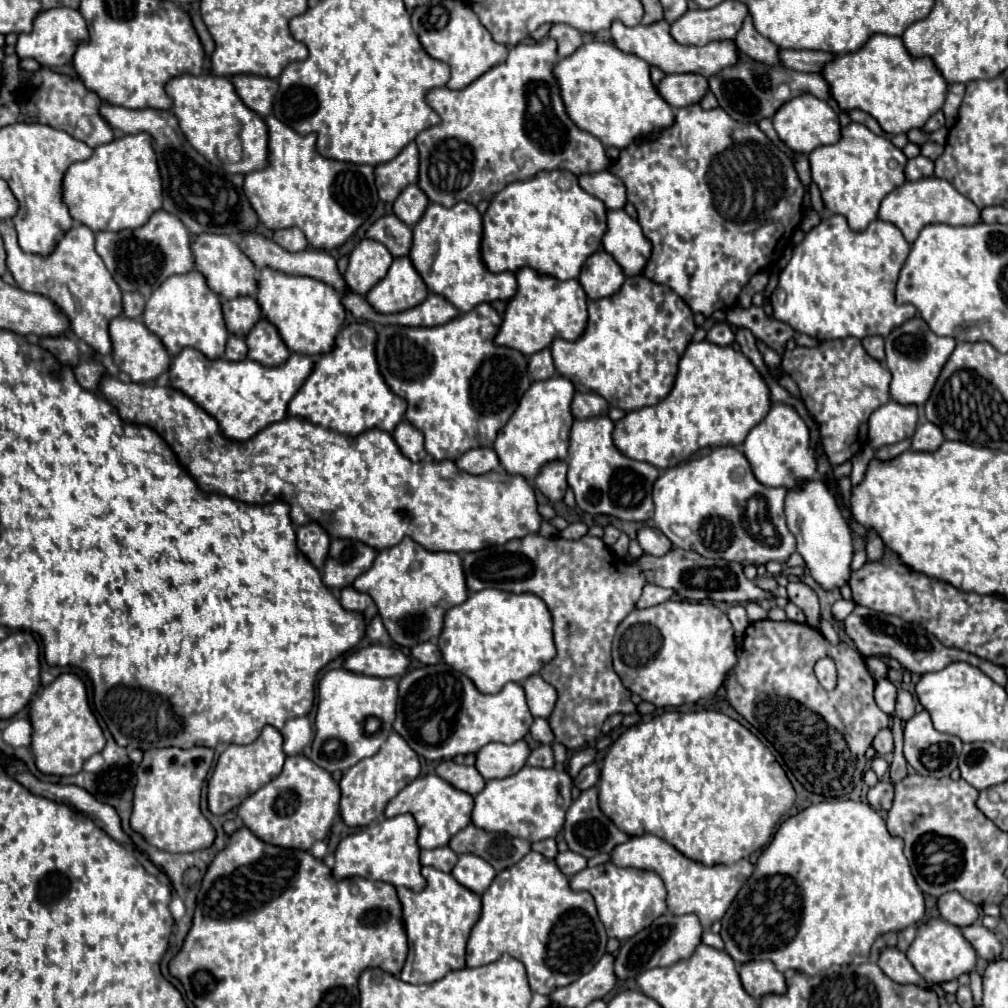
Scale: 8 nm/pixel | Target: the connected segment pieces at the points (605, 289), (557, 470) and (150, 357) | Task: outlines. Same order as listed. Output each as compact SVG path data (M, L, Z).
M596 252L584 262L578 282L590 300L600 300L620 290L624 270L608 252Z
M552 460L546 462L538 476L534 478L534 486L538 486L538 490L550 500L550 502L558 502L564 498L564 492L568 488L566 484L566 462L562 460Z
M116 316L110 322L110 340L112 340L112 358L120 372L128 374L132 382L148 382L156 380L160 374L164 374L170 366L170 356L160 342L158 336L154 336L142 320L132 320L126 316Z

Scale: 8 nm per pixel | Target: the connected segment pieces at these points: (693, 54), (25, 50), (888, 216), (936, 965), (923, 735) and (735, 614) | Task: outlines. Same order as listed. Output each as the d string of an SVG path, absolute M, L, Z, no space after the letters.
M666 20L654 22L654 24L638 24L634 28L624 26L622 22L614 22L610 28L612 34L612 42L616 44L616 48L620 48L622 52L628 54L636 54L638 58L642 58L644 62L648 62L650 66L660 68L666 74L684 74L684 72L694 72L694 74L702 74L704 78L720 72L726 66L736 64L738 56L736 56L736 44L732 40L724 40L724 42L710 42L706 46L682 46L678 44L672 36L670 36L670 24Z
M66 6L48 8L48 10L42 10L34 18L32 32L18 36L16 54L20 58L34 58L42 66L62 66L62 64L66 64L66 62L72 60L76 44L82 42L82 40L86 40L86 38L88 38L86 22L84 22L84 18L82 18L82 14L78 10L66 8Z
M920 178L914 182L904 182L902 186L894 188L880 204L878 218L884 222L894 224L908 242L918 238L918 232L928 224L950 224L950 226L970 226L980 222L980 210L974 206L972 200L962 196L948 180L942 178Z
M934 918L934 920L928 920L918 926L916 938L910 944L906 956L908 956L910 964L914 966L914 970L926 982L934 982L934 984L954 980L960 974L968 974L976 966L976 950L972 950L970 942L962 936L958 926L952 926L950 922L946 922L942 918Z
M924 710L920 714L914 714L906 726L904 726L904 758L906 762L922 776L932 778L944 778L950 776L958 768L958 756L962 752L962 742L958 736L950 736L944 732L938 732L932 726L930 714Z
M730 606L728 616L730 616L732 624L734 624L734 630L736 630L736 640L740 642L740 640L742 640L742 634L744 634L744 628L750 624L750 622L748 622L748 616L746 616L744 606Z

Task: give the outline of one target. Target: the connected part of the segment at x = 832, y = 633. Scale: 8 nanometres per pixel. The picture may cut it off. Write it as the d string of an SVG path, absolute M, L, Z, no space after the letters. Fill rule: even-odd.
M821 618L820 630L831 644L836 645L840 642L838 631L831 622Z

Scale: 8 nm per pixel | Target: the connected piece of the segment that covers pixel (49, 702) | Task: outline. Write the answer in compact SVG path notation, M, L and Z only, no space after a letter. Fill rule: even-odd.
M74 674L58 676L32 700L30 722L32 722L32 754L36 758L36 768L42 774L54 776L78 774L84 762L90 756L102 752L106 744L102 728L98 726L94 714L90 712L86 686Z

